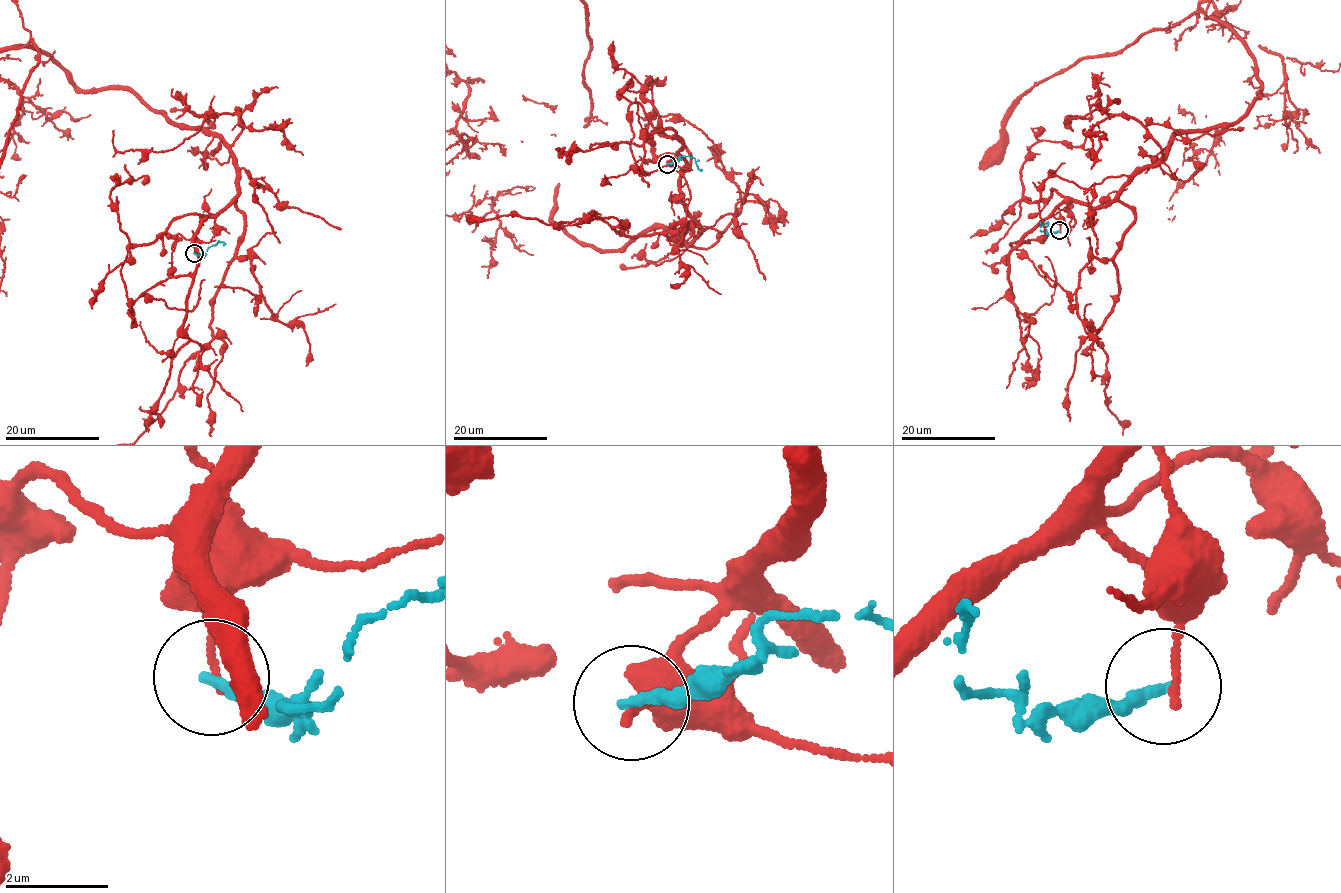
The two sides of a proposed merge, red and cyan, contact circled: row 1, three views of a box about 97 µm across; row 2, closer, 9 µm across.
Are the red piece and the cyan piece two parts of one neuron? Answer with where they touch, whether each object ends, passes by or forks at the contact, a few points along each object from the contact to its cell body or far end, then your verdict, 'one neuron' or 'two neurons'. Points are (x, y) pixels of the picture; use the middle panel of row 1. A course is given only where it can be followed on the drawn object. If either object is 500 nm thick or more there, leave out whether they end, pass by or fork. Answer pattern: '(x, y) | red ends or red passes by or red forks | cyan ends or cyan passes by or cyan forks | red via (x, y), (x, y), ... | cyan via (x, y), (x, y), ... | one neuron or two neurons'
(667, 164) | red ends | cyan ends | red via (666, 165), (686, 164), (687, 243), (649, 226), (598, 250), (553, 223), (590, 40) | cyan via (666, 164), (673, 164), (680, 156), (688, 155), (694, 158), (701, 170) | two neurons

